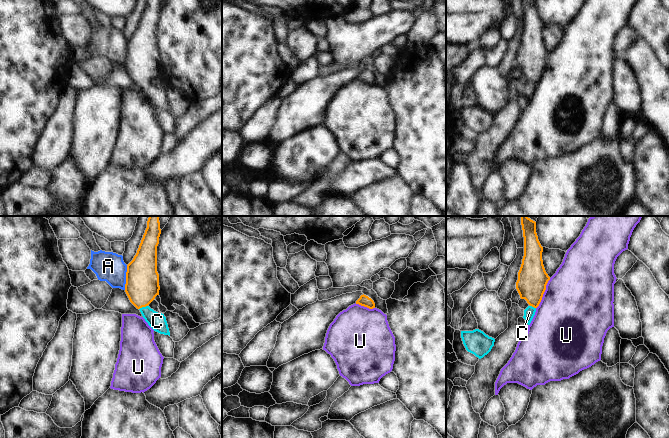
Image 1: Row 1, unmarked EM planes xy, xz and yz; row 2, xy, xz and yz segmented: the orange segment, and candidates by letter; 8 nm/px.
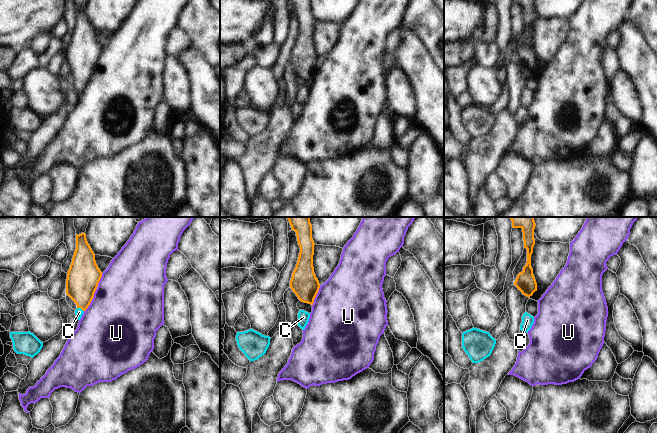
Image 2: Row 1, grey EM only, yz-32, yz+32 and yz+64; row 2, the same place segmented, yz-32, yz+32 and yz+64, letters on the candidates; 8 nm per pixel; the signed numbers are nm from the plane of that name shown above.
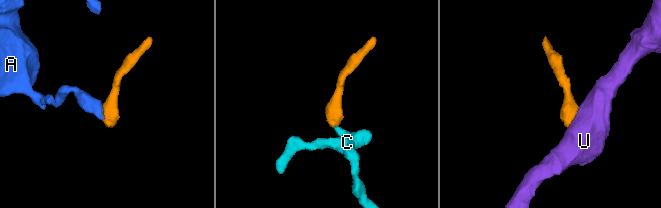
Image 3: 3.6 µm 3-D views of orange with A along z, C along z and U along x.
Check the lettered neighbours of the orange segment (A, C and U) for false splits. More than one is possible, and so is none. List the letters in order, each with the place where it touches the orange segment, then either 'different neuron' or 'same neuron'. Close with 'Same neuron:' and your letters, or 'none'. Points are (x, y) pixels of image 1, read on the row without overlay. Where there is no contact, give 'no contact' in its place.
A: meets orange in xy at (126, 53); different neuron
C: meets orange in xy at (143, 82); same neuron
U: meets orange in yz at (543, 69); different neuron
Same neuron: C

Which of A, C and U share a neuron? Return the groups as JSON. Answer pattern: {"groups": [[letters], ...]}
{"groups": [["A"], ["C"], ["U"]]}

